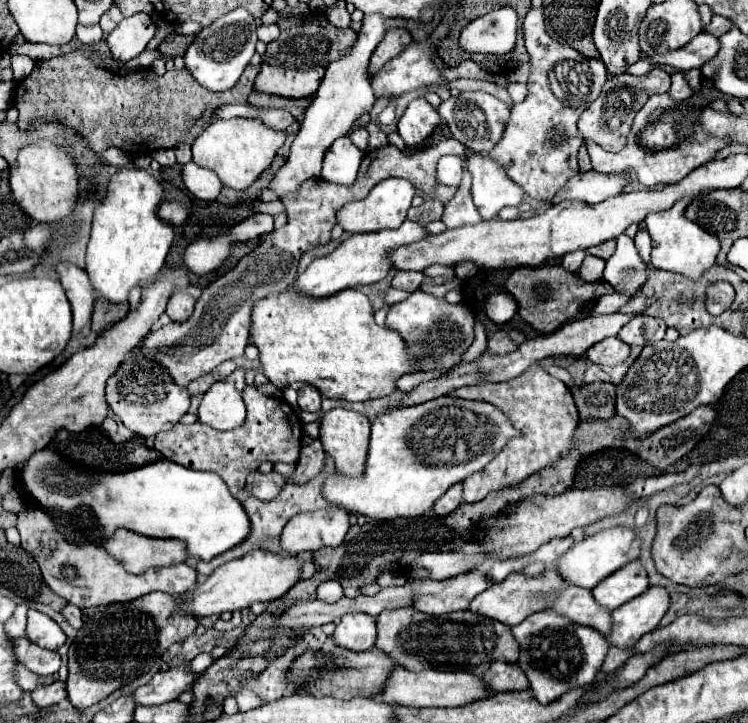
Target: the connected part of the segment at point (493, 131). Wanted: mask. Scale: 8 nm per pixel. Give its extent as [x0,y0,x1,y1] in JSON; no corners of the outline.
[437,91,509,155]

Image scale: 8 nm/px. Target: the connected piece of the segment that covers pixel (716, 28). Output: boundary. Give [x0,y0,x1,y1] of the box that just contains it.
[703,15,731,37]

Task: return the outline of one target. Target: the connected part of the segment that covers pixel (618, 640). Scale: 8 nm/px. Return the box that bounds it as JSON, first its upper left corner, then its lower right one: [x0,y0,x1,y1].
[607,587,669,649]

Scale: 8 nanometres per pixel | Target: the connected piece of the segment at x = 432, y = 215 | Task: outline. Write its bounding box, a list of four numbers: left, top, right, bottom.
[407,199,445,225]

